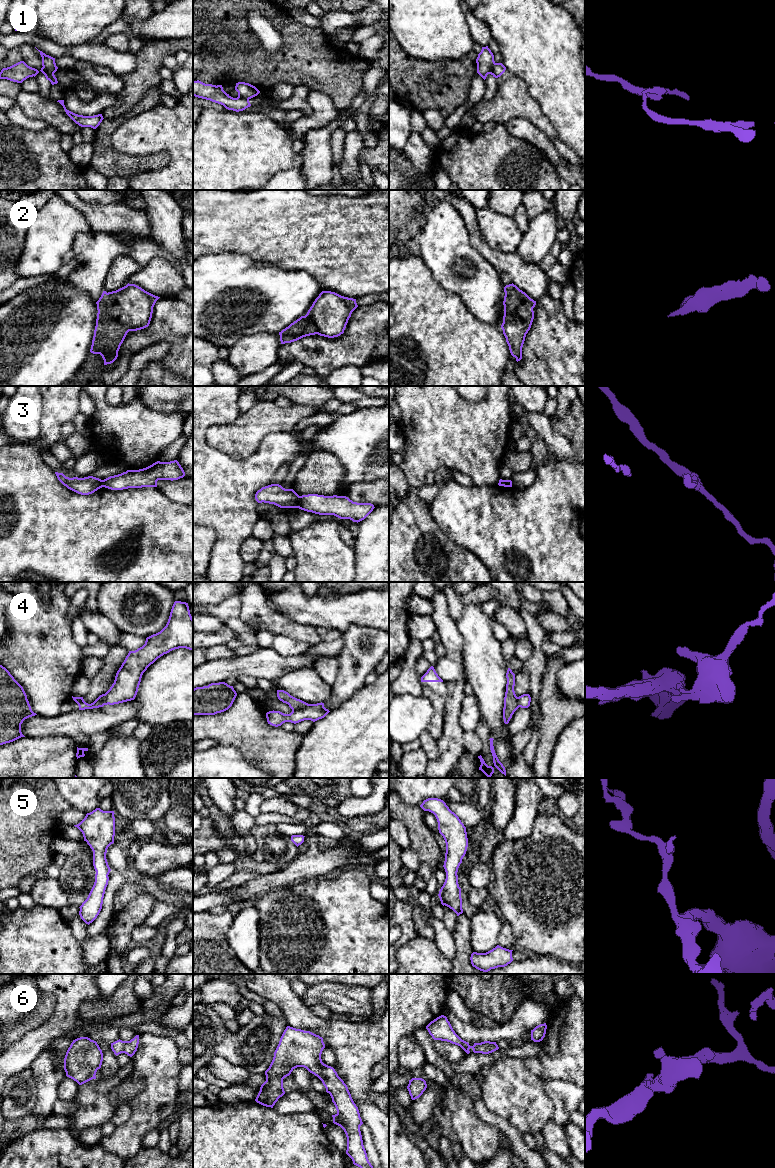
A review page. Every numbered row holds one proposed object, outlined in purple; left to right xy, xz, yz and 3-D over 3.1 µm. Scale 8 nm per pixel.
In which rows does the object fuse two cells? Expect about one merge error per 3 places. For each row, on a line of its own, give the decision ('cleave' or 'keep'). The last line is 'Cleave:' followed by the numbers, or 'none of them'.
1: cleave
2: keep
3: cleave
4: cleave
5: keep
6: keep
Cleave: 1, 3, 4

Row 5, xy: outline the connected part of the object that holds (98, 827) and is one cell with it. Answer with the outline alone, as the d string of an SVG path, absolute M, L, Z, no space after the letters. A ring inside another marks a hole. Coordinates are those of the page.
M96 808L87 813L85 818L77 825L83 834L84 841L93 851L93 866L96 871L94 885L87 899L79 907L79 915L86 923L92 923L99 915L106 887L111 871L106 853L108 847L114 843L115 836L115 817L114 811L103 811Z

